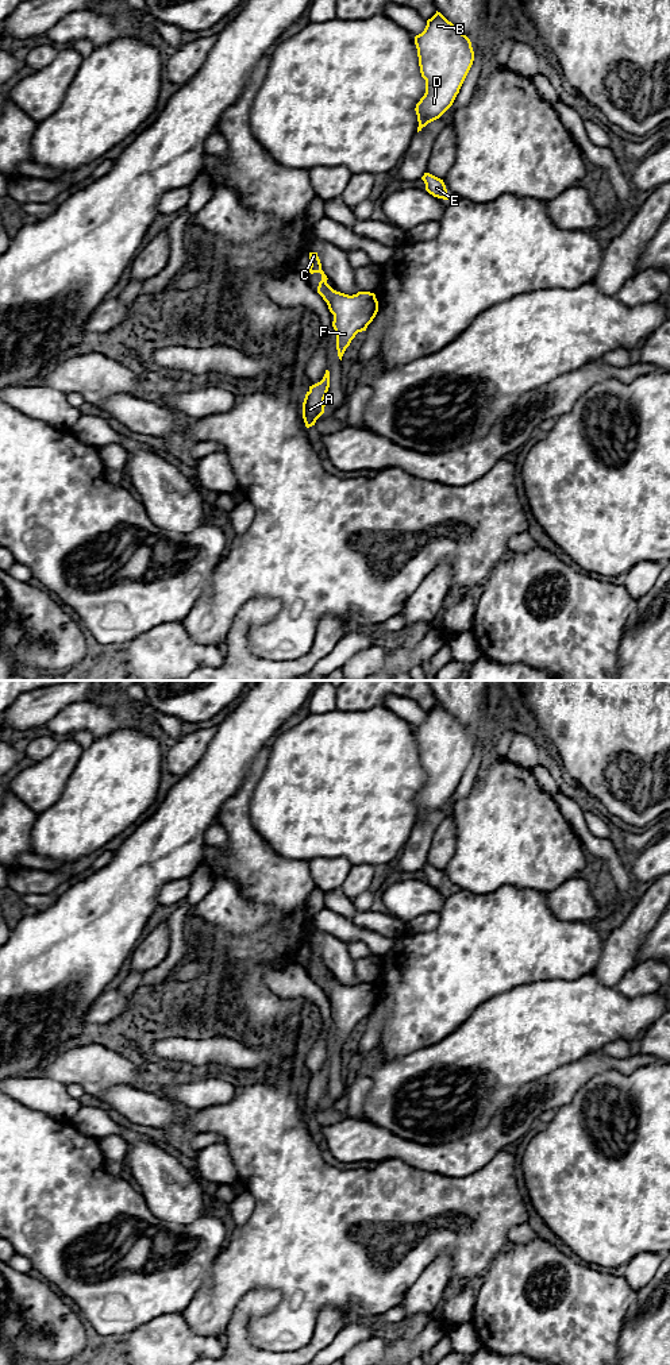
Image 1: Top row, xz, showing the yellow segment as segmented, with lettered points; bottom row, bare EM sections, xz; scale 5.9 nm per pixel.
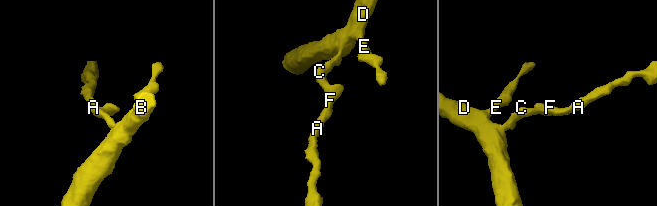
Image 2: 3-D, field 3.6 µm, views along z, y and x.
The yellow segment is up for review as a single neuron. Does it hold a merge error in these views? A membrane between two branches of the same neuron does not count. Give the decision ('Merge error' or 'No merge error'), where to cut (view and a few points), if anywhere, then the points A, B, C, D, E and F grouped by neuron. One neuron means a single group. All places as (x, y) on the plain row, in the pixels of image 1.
No merge error. No split. Groups: A B C D E F

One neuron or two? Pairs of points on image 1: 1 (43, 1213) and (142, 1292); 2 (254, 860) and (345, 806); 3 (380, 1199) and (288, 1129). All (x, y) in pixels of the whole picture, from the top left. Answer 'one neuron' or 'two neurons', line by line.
1: one neuron
2: two neurons
3: one neuron

